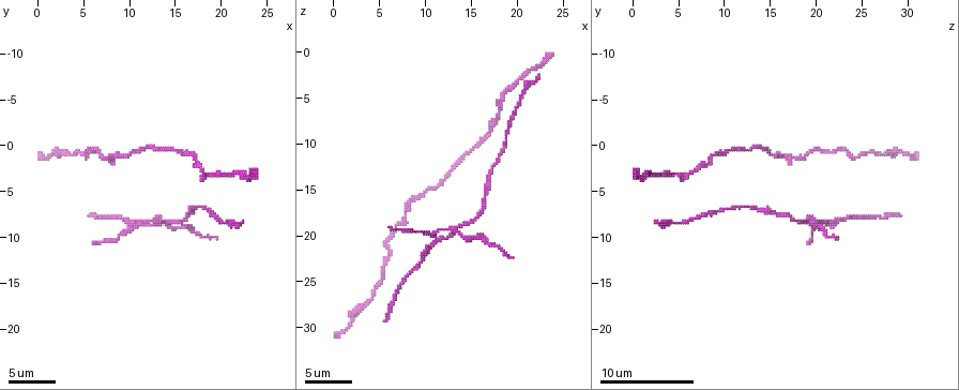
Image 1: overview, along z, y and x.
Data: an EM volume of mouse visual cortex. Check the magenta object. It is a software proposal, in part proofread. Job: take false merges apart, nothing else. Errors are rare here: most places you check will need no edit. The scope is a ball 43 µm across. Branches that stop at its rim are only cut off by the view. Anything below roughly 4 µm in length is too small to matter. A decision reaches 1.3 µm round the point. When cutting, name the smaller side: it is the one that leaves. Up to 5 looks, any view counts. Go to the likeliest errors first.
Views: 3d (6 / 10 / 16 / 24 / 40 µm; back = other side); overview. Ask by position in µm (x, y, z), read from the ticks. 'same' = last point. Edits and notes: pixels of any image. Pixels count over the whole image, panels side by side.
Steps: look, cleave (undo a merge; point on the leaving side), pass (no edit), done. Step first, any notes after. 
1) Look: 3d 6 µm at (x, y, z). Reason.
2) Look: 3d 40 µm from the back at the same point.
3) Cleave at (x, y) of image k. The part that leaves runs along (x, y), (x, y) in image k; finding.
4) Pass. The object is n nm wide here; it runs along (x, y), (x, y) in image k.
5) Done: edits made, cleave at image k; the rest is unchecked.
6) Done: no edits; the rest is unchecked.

Look: 3d 16 µm at (13.4, 8.4, 19.4). Looks like a crossing.

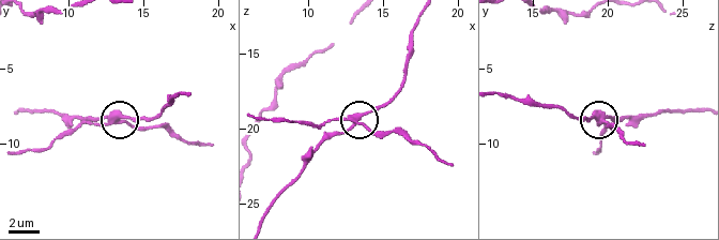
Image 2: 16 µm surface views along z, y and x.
Cleave at (133, 126) of image 2. 5 arms meet here; the part that leaves runs along (113, 124), (162, 128), (211, 146) in image 2; two neurons meet here.

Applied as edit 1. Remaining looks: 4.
Look: overview.

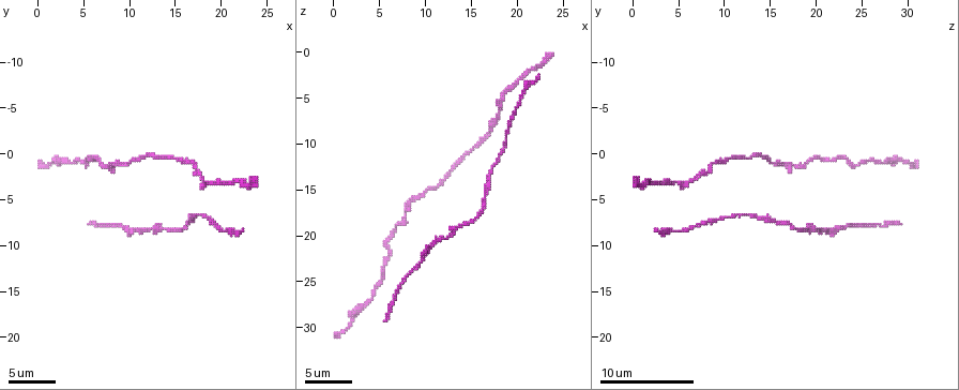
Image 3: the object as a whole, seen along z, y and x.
Look: 3d 6 µm at (7.6, 1.2, 18.4). Thick turns thin.

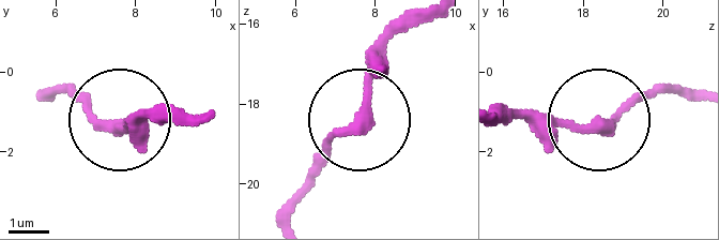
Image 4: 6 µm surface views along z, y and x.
Pass. It runs along (408, 24), (309, 184) in image 4; continuous, no second neuron.

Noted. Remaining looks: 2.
Look: 3d 16 µm at (17.0, 7.0, 13.2). Thick turns thin.

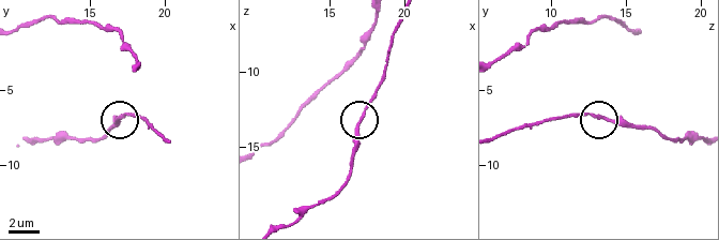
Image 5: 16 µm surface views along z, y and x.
Pass. One neuron here.

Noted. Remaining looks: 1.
Done: edits made, cleave at image 2; the rest is unchecked.

